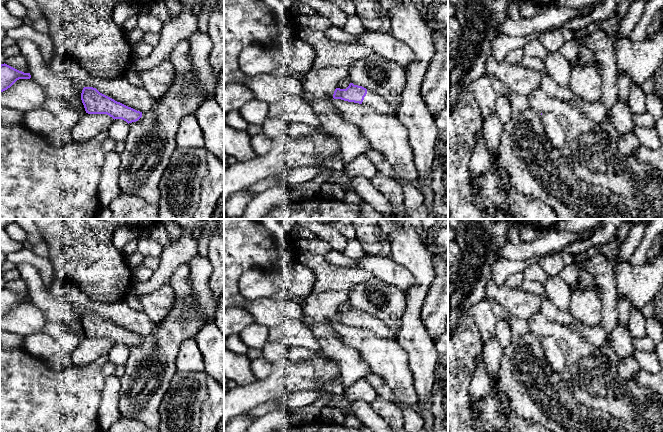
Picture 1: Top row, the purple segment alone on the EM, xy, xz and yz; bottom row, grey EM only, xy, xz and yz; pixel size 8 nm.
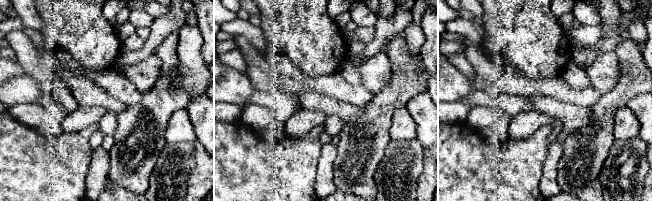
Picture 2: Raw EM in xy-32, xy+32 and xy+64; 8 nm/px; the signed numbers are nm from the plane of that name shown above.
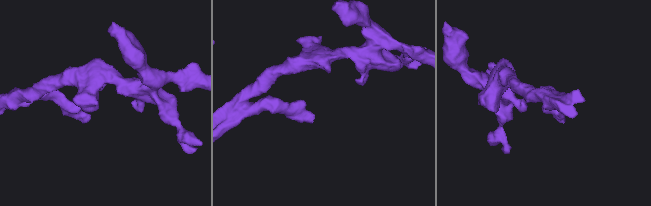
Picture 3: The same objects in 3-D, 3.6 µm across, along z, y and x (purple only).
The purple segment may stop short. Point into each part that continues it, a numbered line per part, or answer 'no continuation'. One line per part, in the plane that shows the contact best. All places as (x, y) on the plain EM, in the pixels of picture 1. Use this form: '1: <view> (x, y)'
1: xz (376, 325)

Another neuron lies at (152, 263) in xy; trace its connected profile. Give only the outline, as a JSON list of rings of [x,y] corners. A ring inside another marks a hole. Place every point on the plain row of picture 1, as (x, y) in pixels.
[[[145,257],[142,263],[143,266],[148,267],[153,272],[159,268],[161,258],[157,257]]]

